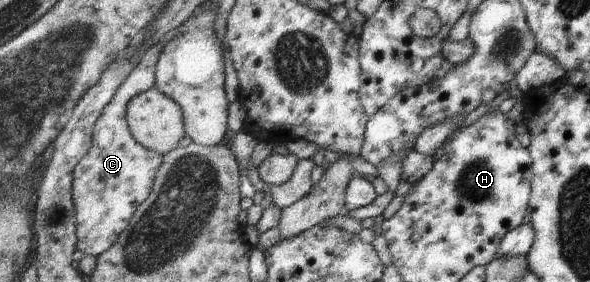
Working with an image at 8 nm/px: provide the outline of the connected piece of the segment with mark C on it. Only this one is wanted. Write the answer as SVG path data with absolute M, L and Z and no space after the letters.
M166 44L156 45L143 54L140 64L130 72L126 82L122 84L120 90L116 92L114 100L108 104L102 116L98 119L94 130L93 147L81 163L73 172L73 200L77 208L77 249L86 254L92 254L96 257L110 250L117 243L119 236L124 232L132 222L134 214L138 207L150 196L155 186L158 171L161 170L164 155L159 152L147 149L145 145L138 144L130 130L127 111L130 101L138 94L154 88L156 84L155 74L157 64L162 50Z

